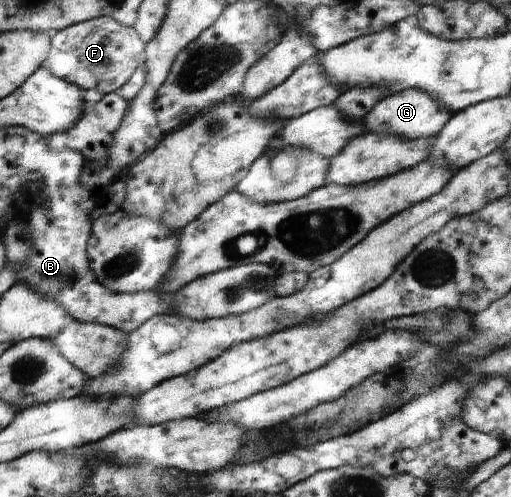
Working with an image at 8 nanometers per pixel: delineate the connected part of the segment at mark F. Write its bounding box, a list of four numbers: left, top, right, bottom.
[41,16,145,95]

